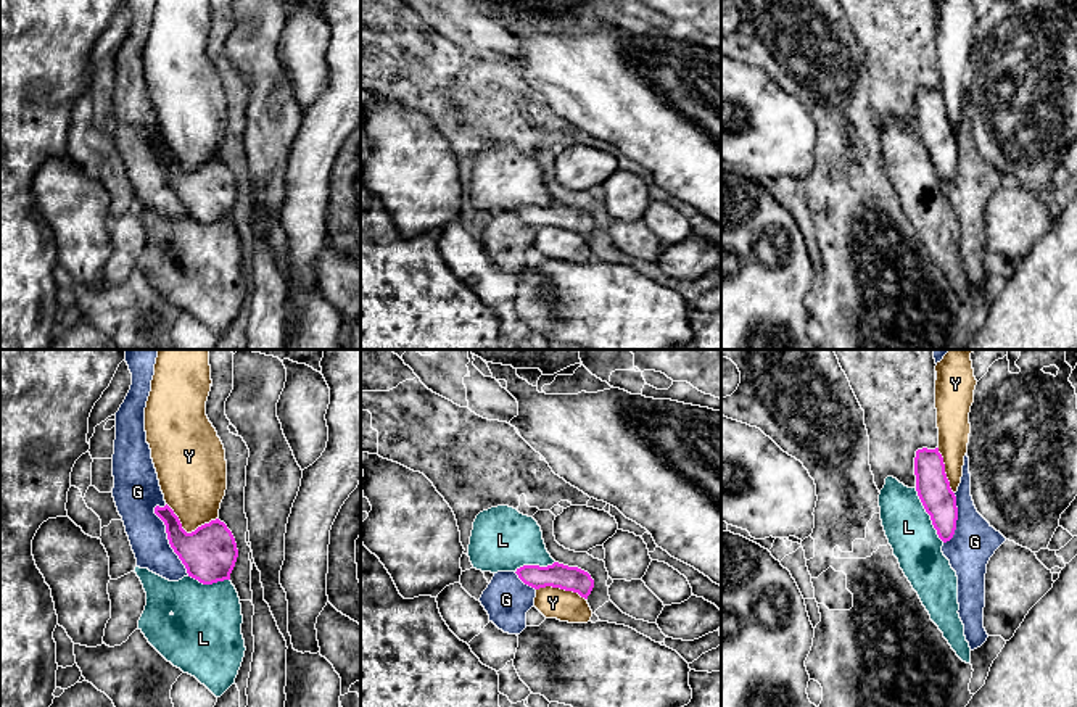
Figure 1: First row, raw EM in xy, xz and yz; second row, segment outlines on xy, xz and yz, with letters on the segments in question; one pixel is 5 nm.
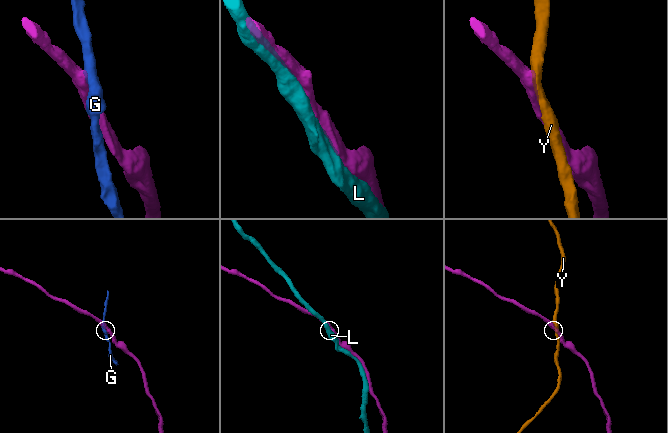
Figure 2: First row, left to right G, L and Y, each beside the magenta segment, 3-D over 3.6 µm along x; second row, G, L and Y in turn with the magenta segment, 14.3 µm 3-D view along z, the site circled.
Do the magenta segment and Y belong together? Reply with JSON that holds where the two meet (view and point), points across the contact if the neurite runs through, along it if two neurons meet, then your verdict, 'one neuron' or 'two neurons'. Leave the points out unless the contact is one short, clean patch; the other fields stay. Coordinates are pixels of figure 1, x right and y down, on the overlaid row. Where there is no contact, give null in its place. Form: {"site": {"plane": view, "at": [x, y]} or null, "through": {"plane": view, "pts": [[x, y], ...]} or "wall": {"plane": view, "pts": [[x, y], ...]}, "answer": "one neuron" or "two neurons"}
{"site": {"plane": "xy", "at": [189, 533]}, "answer": "two neurons"}

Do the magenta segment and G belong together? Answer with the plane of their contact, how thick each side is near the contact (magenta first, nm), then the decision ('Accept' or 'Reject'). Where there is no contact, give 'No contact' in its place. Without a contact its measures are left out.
Touches magenta in xy. Thickness 280 nm (magenta) against 200 nm. Reject

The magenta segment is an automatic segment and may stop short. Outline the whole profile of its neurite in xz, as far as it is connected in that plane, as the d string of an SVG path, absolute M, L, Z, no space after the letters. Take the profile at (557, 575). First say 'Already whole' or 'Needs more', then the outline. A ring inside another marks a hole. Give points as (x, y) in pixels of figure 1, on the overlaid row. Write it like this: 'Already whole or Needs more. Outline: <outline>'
Already whole. Outline: M559 562L547 567L523 565L515 573L525 585L534 589L552 586L578 593L584 599L588 599L594 588L594 580L588 572Z

